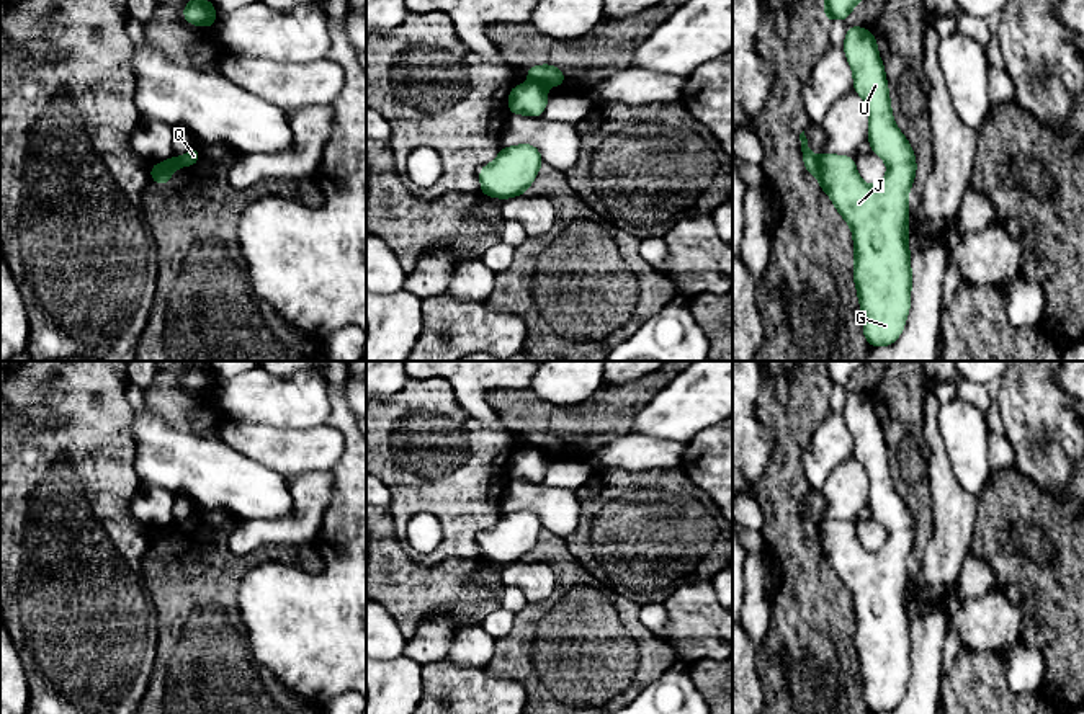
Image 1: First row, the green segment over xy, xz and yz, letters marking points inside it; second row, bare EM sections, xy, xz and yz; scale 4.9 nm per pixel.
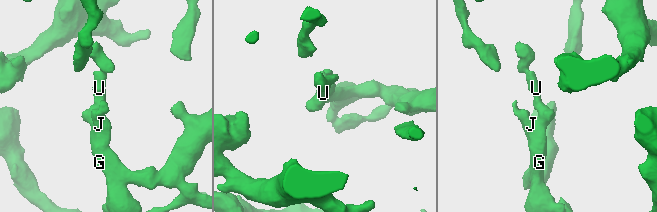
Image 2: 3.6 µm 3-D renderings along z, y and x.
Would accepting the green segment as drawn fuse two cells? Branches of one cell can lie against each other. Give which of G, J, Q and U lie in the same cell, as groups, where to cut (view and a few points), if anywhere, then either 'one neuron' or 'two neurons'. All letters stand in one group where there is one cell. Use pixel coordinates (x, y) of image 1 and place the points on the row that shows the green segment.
groups G J U / Q; cut yz (819, 159), (815, 172); two neurons

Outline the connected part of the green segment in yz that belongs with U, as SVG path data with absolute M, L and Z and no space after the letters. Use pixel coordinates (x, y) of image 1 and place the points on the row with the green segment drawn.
M849 26L842 47L853 72L853 91L865 100L870 111L868 142L871 152L886 162L888 173L880 185L870 186L860 180L855 157L822 154L816 176L819 188L829 194L835 209L852 229L855 248L853 281L868 346L889 346L904 330L911 307L912 274L907 245L911 214L907 196L917 165L911 144L894 124L885 65L878 56L875 34L860 26Z

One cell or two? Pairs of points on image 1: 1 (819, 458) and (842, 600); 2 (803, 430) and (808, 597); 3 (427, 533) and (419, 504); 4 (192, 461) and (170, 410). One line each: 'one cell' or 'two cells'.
1: two cells
2: one cell
3: two cells
4: two cells

